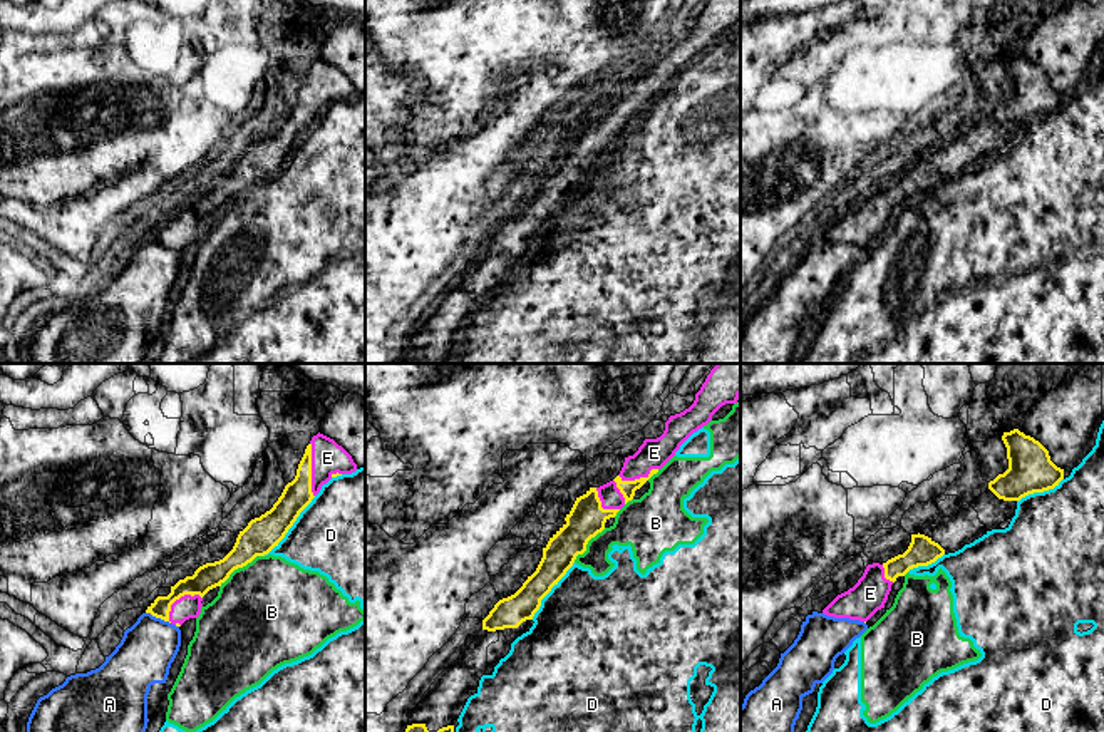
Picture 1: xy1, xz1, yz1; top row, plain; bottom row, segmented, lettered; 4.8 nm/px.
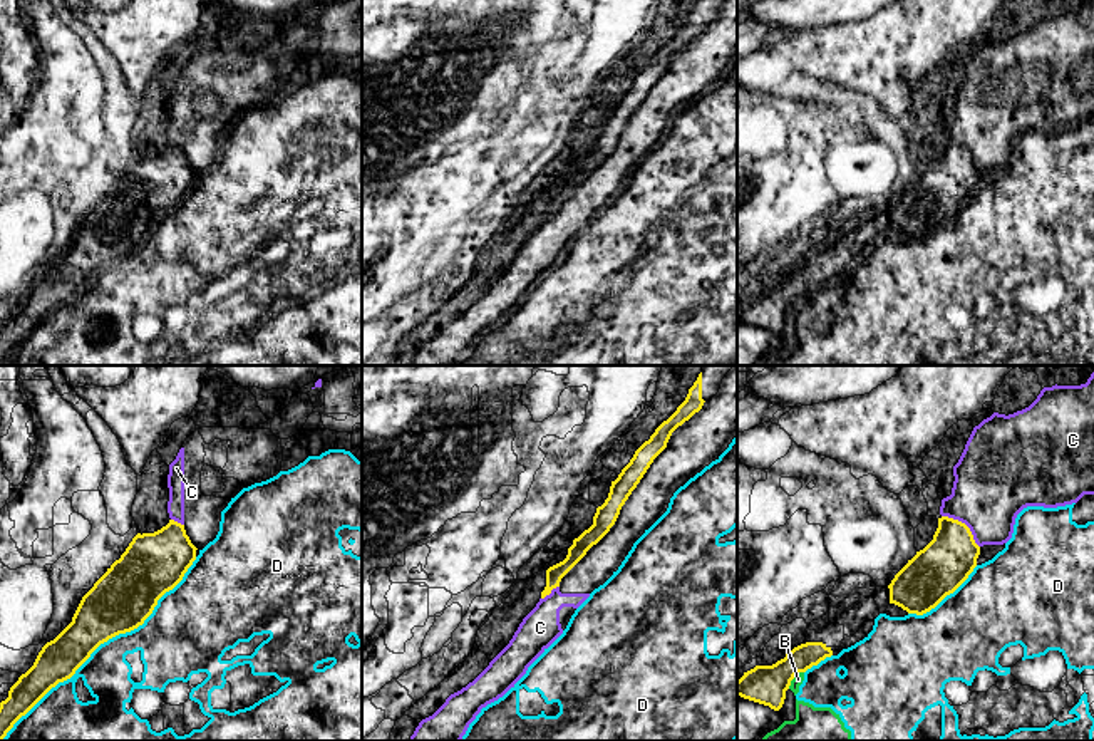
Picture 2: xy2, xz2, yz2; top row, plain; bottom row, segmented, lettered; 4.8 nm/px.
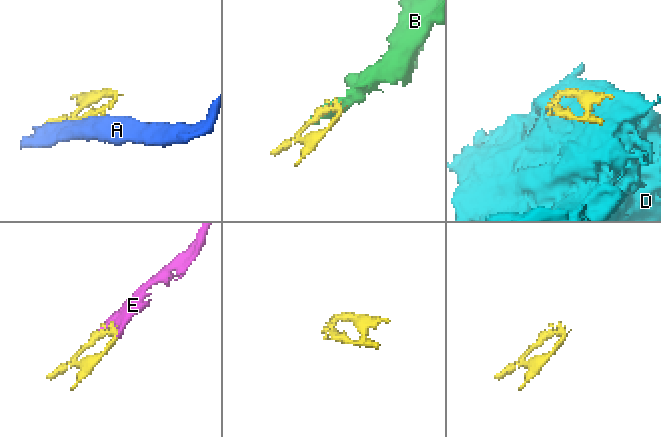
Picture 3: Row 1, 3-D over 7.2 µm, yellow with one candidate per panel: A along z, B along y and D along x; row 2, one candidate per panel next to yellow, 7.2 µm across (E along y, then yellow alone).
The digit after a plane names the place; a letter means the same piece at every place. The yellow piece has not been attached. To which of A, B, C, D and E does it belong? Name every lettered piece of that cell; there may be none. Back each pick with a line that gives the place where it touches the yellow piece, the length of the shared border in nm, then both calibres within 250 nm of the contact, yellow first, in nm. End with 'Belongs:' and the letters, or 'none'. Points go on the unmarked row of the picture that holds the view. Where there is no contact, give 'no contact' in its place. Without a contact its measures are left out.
E: contact xy1 (310, 94); length 260 nm; calibres 140 and 160 nm
Belongs: E

